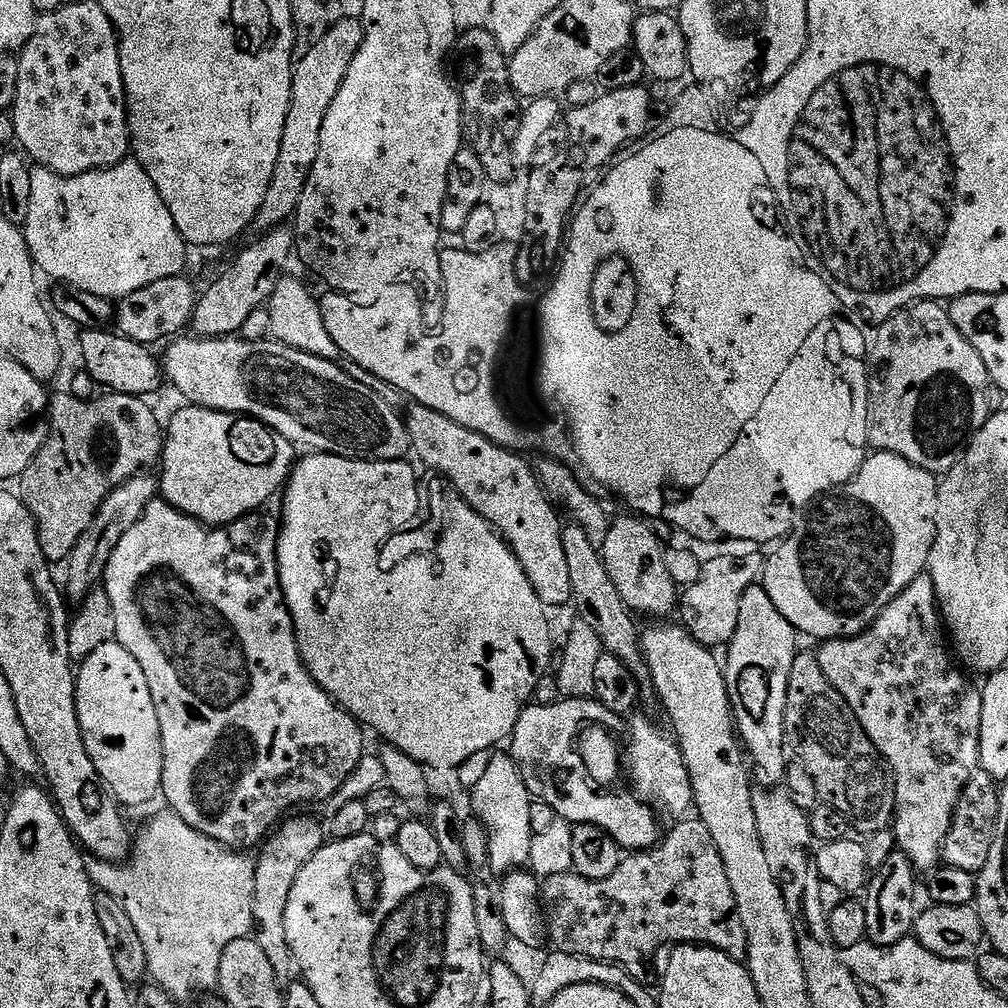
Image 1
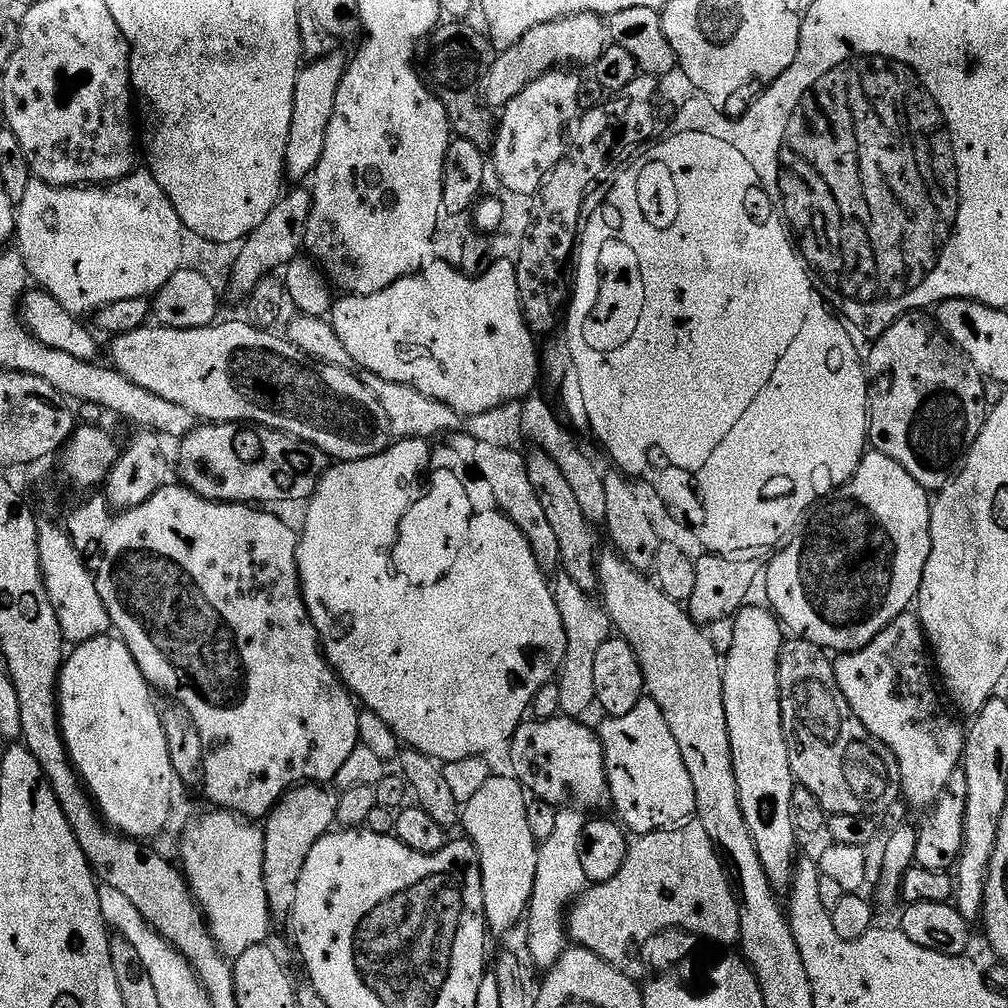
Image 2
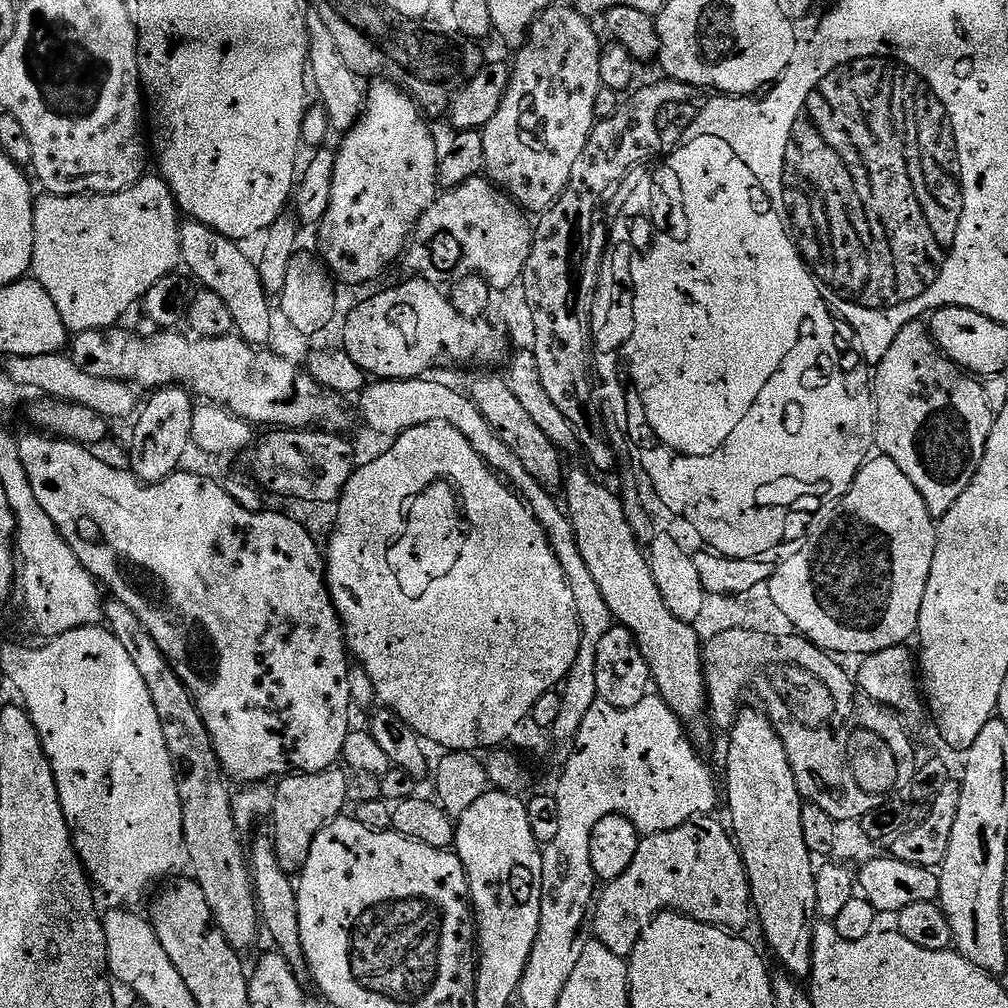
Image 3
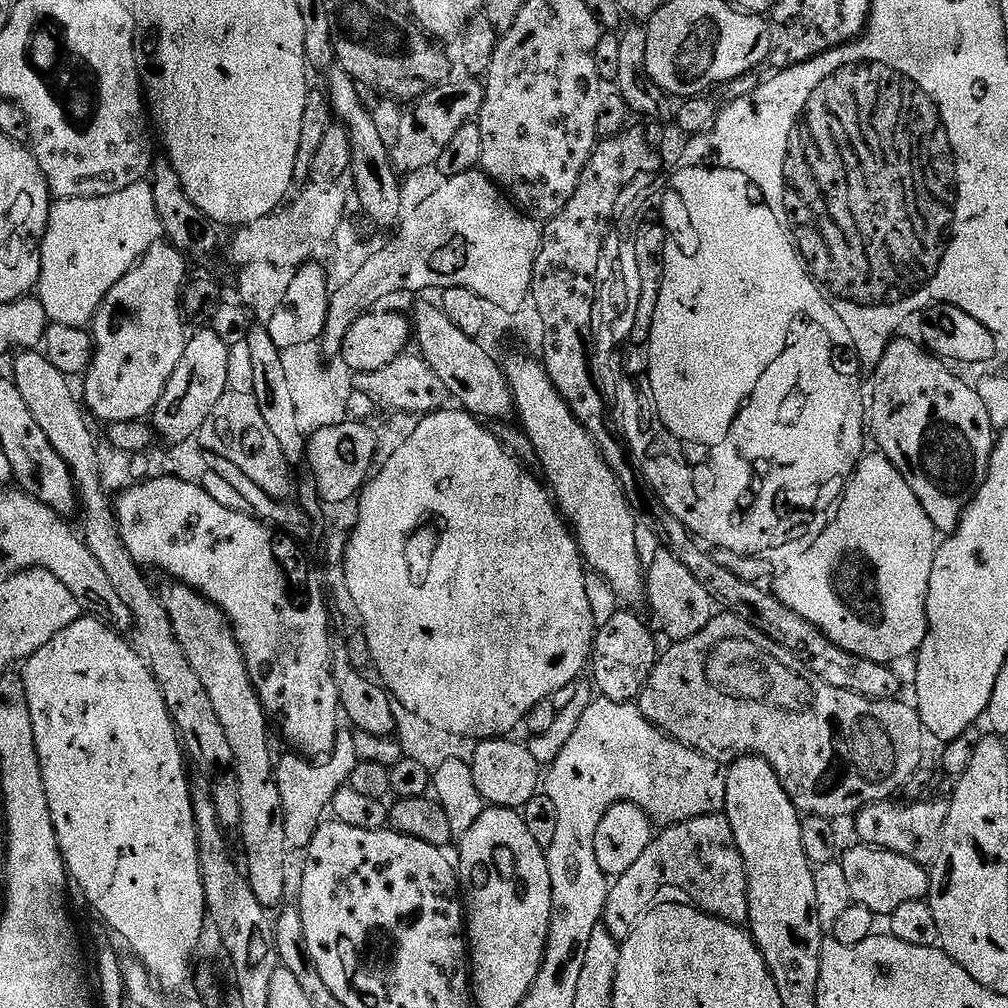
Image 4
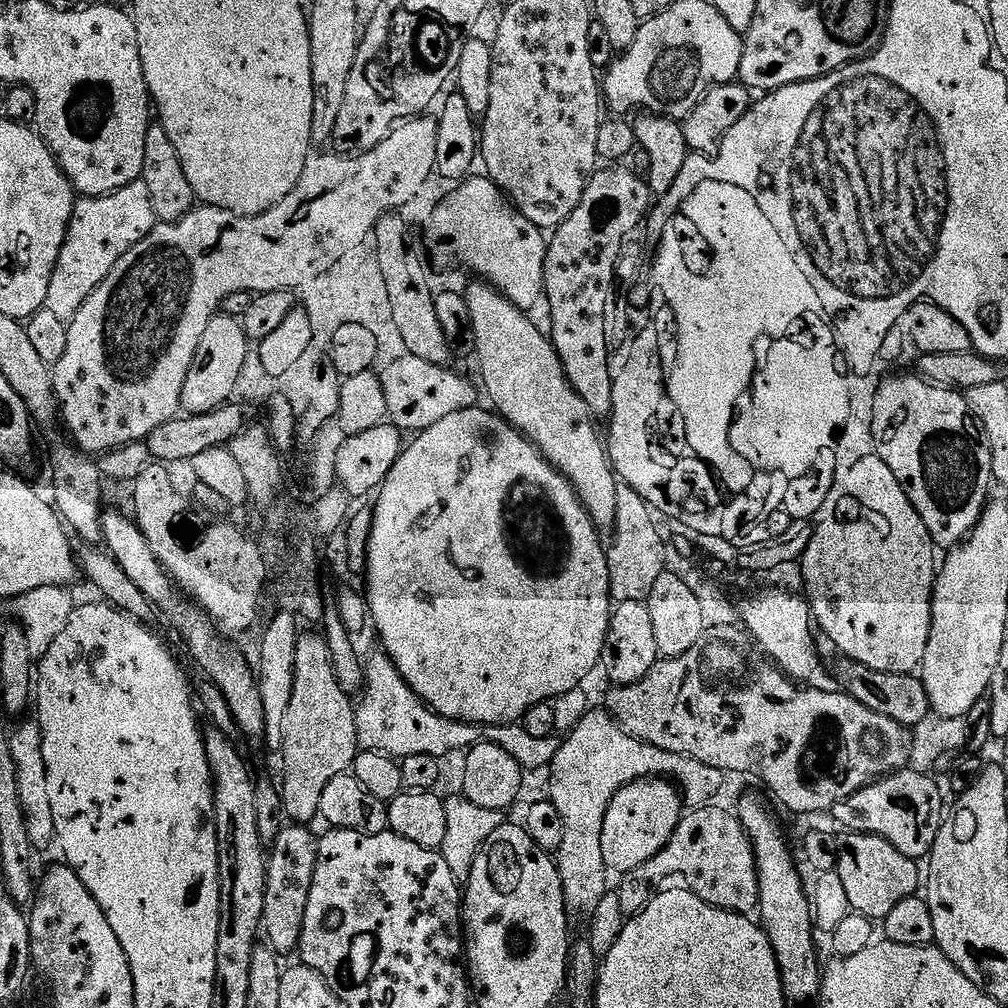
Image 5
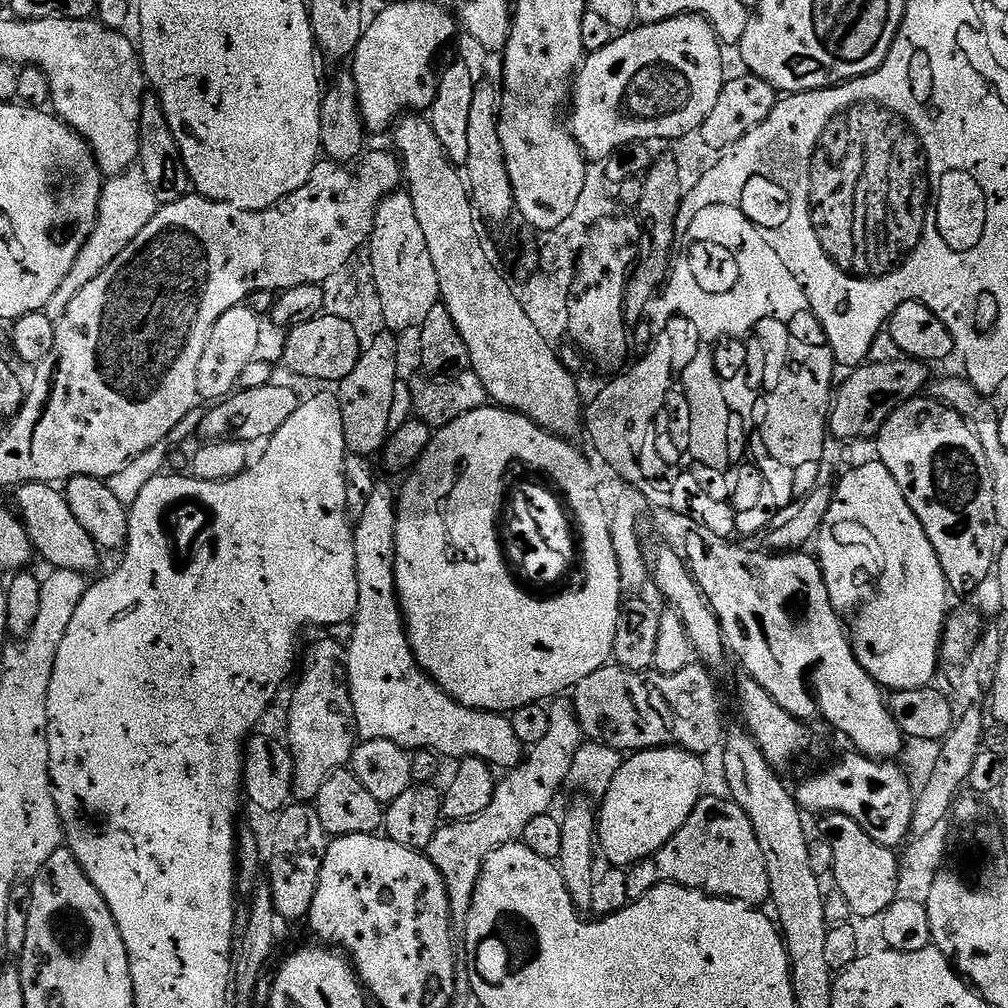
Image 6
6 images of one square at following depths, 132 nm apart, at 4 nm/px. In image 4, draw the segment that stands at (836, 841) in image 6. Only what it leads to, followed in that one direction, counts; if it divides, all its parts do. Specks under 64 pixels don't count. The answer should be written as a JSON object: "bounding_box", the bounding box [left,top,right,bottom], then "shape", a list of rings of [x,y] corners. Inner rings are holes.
{"bounding_box":[842,846,929,917],"shape":[[[857,846],[843,853],[842,863],[853,901],[865,904],[877,917],[891,917],[892,912],[898,910],[898,906],[904,905],[905,902],[914,902],[927,897],[929,869],[902,854],[894,854],[881,848]]]}

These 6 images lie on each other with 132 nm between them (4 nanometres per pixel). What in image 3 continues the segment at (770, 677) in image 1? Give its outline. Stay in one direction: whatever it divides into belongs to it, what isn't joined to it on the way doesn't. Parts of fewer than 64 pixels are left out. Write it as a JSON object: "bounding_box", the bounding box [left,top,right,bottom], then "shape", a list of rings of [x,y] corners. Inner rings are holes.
{"bounding_box":[728,709,818,978],"shape":[[[746,709],[737,720],[735,717],[731,732],[732,737],[728,740],[728,816],[732,819],[730,828],[740,856],[744,859],[744,868],[748,872],[754,916],[758,924],[760,920],[760,928],[764,931],[764,940],[768,943],[769,950],[784,967],[781,969],[793,978],[808,978],[812,974],[812,935],[818,923],[814,894],[816,868],[812,864],[814,856],[808,852],[802,836],[804,804],[800,791],[794,782],[794,774],[786,758],[782,740],[778,738],[763,711]]]}

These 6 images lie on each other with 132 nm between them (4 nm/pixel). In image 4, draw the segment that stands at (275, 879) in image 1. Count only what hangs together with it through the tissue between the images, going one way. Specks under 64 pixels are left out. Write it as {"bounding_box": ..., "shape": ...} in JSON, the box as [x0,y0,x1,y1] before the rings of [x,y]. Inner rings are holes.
{"bounding_box":[275,738,358,850],"shape":[[[340,738],[323,762],[313,762],[299,754],[287,755],[275,761],[278,794],[282,794],[282,814],[286,814],[286,842],[289,849],[307,850],[310,842],[314,842],[314,834],[318,834],[318,826],[324,823],[326,813],[331,809],[334,794],[352,779],[358,762],[356,751],[350,738]]]}

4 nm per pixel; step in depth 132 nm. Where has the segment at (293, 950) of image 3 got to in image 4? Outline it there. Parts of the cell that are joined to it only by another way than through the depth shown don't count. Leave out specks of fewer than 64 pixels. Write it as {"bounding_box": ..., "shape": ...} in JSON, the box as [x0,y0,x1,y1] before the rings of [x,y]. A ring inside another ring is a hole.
{"bounding_box":[158,582,290,909],"shape":[[[179,582],[164,583],[168,584],[158,588],[160,605],[166,614],[170,614],[170,626],[174,626],[178,646],[186,650],[186,658],[190,658],[194,674],[198,674],[202,686],[206,686],[206,694],[210,694],[210,703],[218,714],[218,722],[222,722],[222,730],[226,730],[230,751],[234,754],[232,768],[238,778],[238,798],[242,798],[238,835],[244,847],[243,871],[254,898],[258,898],[264,908],[279,909],[285,903],[284,895],[288,892],[290,849],[286,842],[282,794],[278,794],[272,740],[268,737],[270,717],[258,698],[240,644],[224,611],[211,604],[195,588],[187,588]]]}

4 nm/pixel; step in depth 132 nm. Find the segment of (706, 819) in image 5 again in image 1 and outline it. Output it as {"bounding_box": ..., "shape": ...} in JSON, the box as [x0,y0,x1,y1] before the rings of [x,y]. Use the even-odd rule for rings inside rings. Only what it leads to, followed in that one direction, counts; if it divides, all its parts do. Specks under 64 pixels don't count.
{"bounding_box":[542,818,748,982],"shape":[[[689,818],[681,819],[679,823],[677,823],[681,824],[678,825],[677,828],[670,829],[669,832],[667,829],[666,835],[655,847],[638,851],[635,854],[625,855],[620,861],[618,870],[614,870],[614,874],[610,874],[610,878],[602,878],[601,880],[582,878],[575,870],[567,872],[566,874],[547,877],[542,884],[542,911],[544,913],[544,920],[548,923],[548,938],[551,947],[557,952],[574,954],[582,958],[590,958],[591,960],[604,960],[607,964],[616,964],[620,968],[627,970],[635,980],[641,982],[647,981],[648,959],[650,959],[659,948],[665,947],[664,949],[667,949],[669,946],[678,944],[703,944],[710,948],[717,948],[717,950],[725,952],[725,954],[735,960],[741,962],[747,961],[748,943],[746,942],[746,930],[742,926],[742,922],[736,913],[734,890],[730,890],[730,878],[726,878],[726,866],[722,866],[722,854],[718,854],[718,846],[714,846],[714,838],[710,838],[710,830],[706,830],[706,826],[700,819],[688,819]]]}

